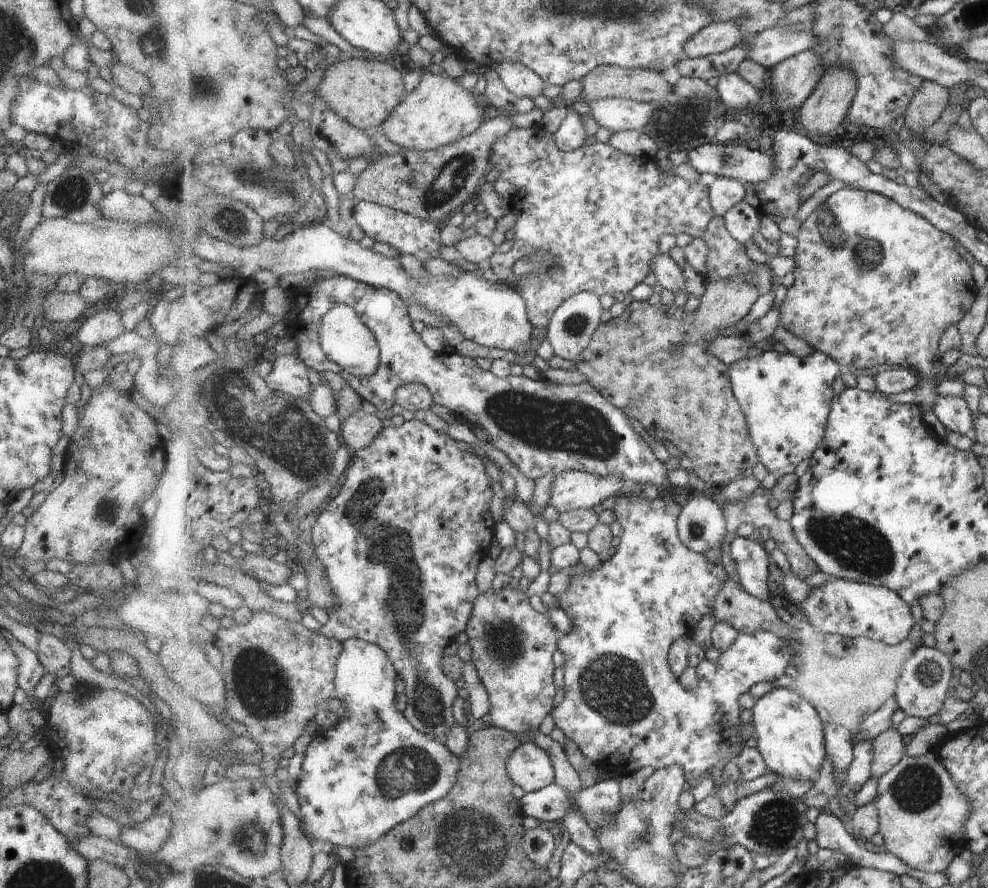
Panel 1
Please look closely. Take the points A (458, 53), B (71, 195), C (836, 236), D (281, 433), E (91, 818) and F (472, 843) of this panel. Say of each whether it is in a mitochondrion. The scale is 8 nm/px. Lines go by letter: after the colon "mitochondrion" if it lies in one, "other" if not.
A: other
B: mitochondrion
C: mitochondrion
D: mitochondrion
E: other
F: mitochondrion

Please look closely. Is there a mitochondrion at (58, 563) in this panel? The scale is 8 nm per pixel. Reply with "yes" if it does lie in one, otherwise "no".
no

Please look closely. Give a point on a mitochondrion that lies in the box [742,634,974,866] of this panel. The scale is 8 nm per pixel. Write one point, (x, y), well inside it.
(775, 822)

